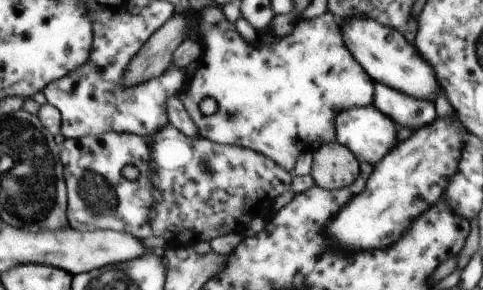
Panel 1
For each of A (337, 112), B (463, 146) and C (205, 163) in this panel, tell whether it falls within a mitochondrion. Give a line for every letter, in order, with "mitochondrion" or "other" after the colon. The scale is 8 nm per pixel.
A: other
B: other
C: mitochondrion

